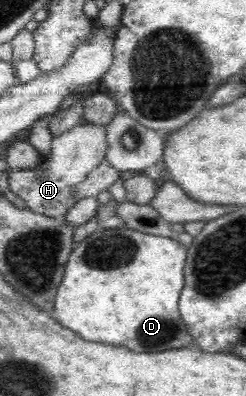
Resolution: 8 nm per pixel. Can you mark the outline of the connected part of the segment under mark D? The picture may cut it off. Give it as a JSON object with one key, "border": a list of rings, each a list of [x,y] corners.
{"border":[[[127,226],[96,230],[75,243],[57,290],[52,317],[88,342],[122,345],[139,353],[188,347],[193,338],[178,314],[186,257],[187,249],[178,243],[176,237],[154,236]]]}

